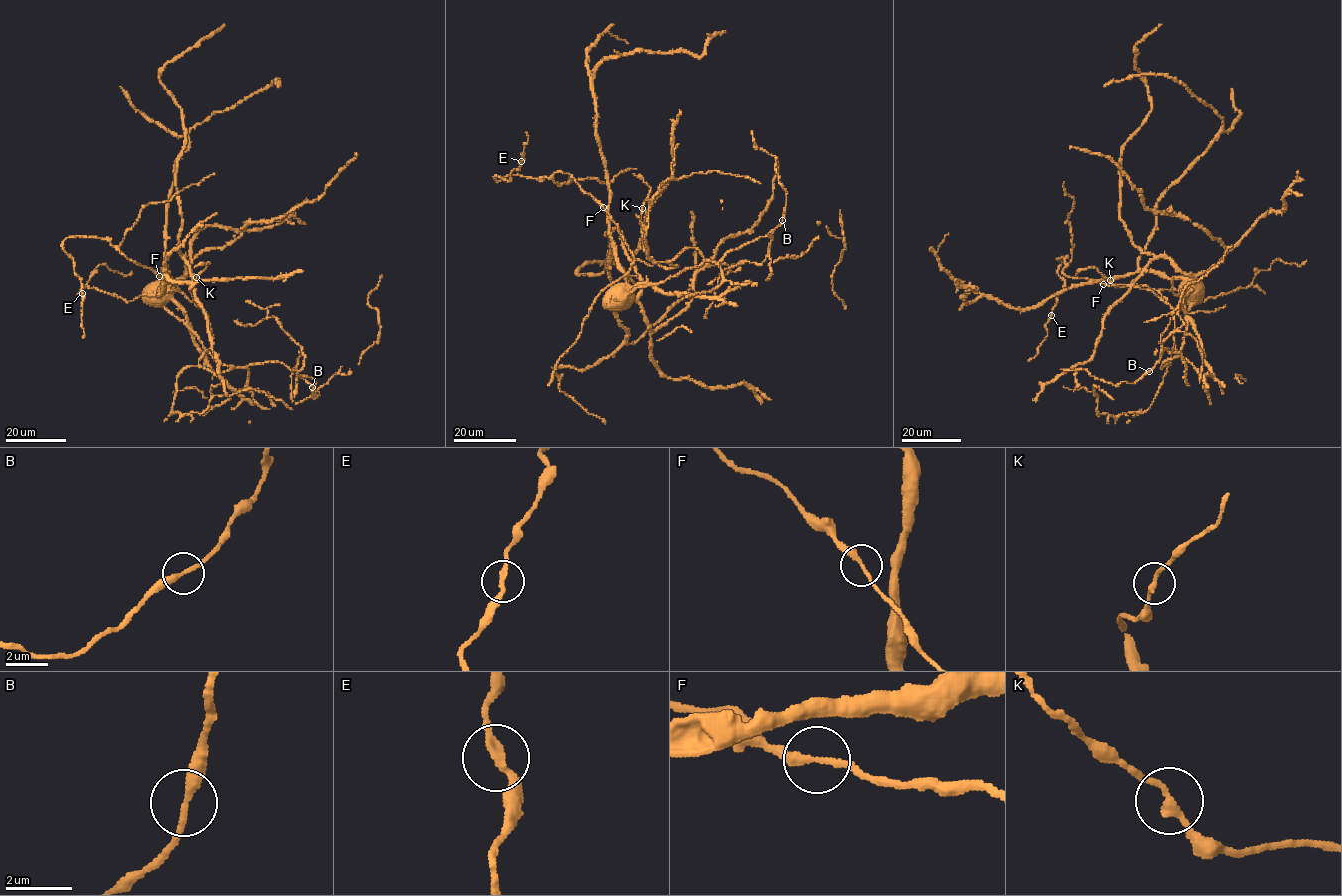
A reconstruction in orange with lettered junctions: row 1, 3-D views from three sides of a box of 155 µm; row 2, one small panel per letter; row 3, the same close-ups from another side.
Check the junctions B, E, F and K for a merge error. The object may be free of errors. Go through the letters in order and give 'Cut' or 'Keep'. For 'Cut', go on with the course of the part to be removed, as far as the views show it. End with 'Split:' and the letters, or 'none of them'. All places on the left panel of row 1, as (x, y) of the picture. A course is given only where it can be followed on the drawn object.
B: Keep
E: Keep
F: Keep
K: Keep
Split: none of them

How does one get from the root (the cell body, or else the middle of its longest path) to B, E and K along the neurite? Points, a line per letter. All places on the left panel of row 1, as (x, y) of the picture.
B: (163, 291), (218, 363), (239, 367), (278, 361), (295, 370), (312, 387)
E: (163, 291), (185, 275), (185, 258), (197, 305), (108, 240), (69, 236), (62, 248), (82, 293)
K: (163, 291), (163, 295), (167, 294), (176, 281), (185, 275), (185, 258), (192, 283), (196, 277)

